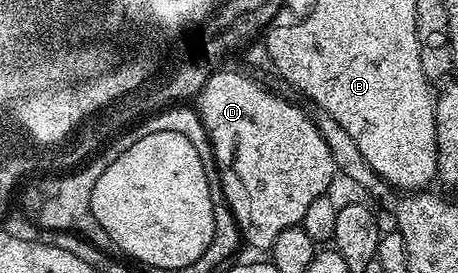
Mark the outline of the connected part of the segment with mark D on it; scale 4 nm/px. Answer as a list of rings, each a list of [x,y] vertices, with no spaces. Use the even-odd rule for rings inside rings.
[[[217,70],[209,75],[196,97],[195,107],[213,148],[212,163],[217,164],[217,176],[225,191],[222,192],[223,199],[229,203],[242,241],[253,248],[272,249],[275,238],[279,238],[283,230],[298,227],[303,214],[307,214],[307,206],[311,206],[315,198],[326,195],[331,186],[335,169],[331,150],[327,150],[327,142],[323,142],[323,134],[315,130],[315,122],[307,118],[300,103],[292,104],[268,92],[263,85],[256,84],[241,72]]]

